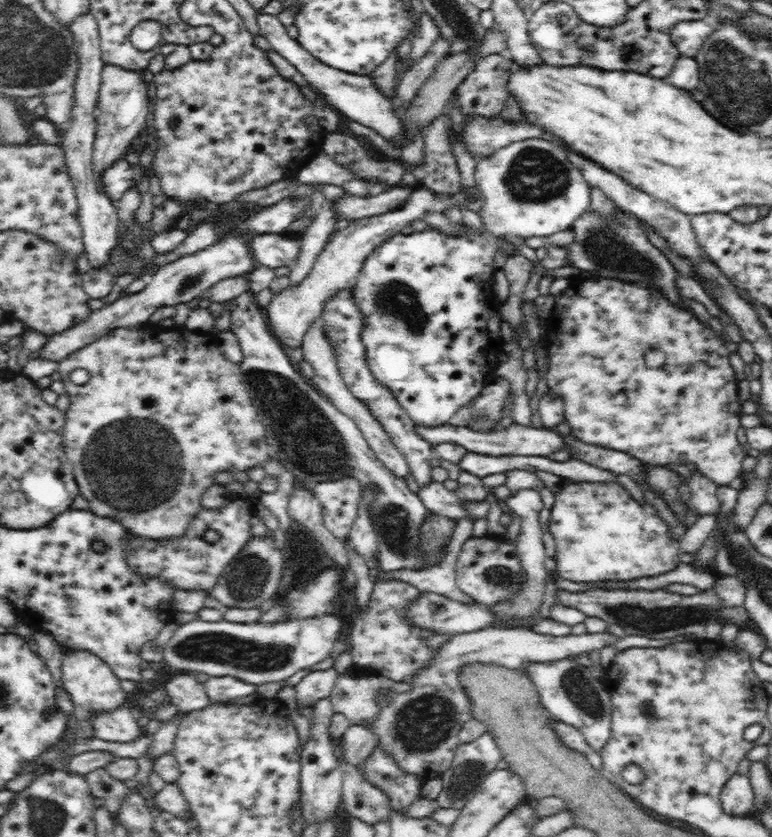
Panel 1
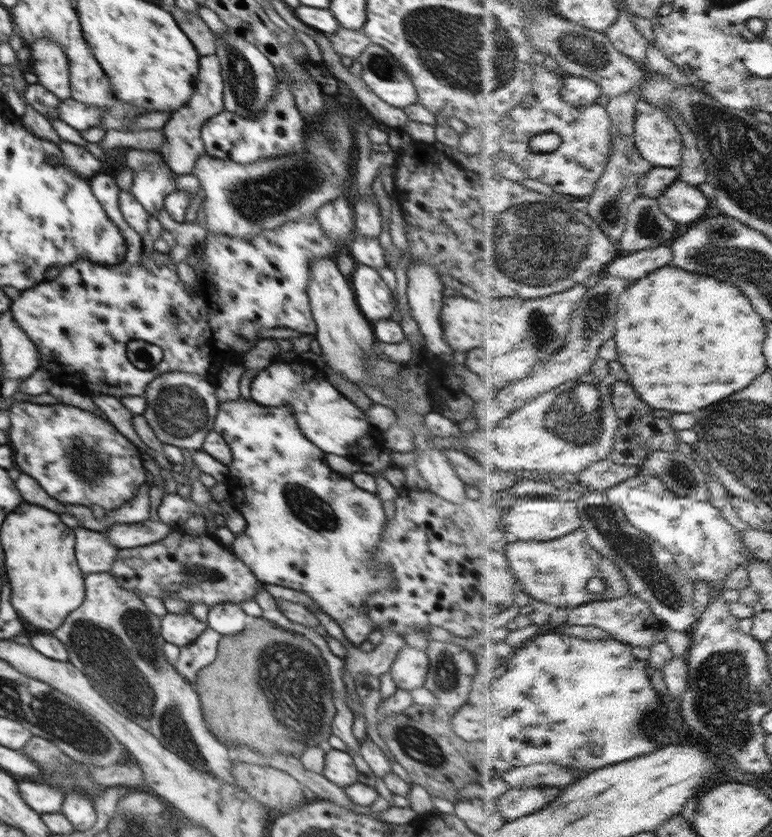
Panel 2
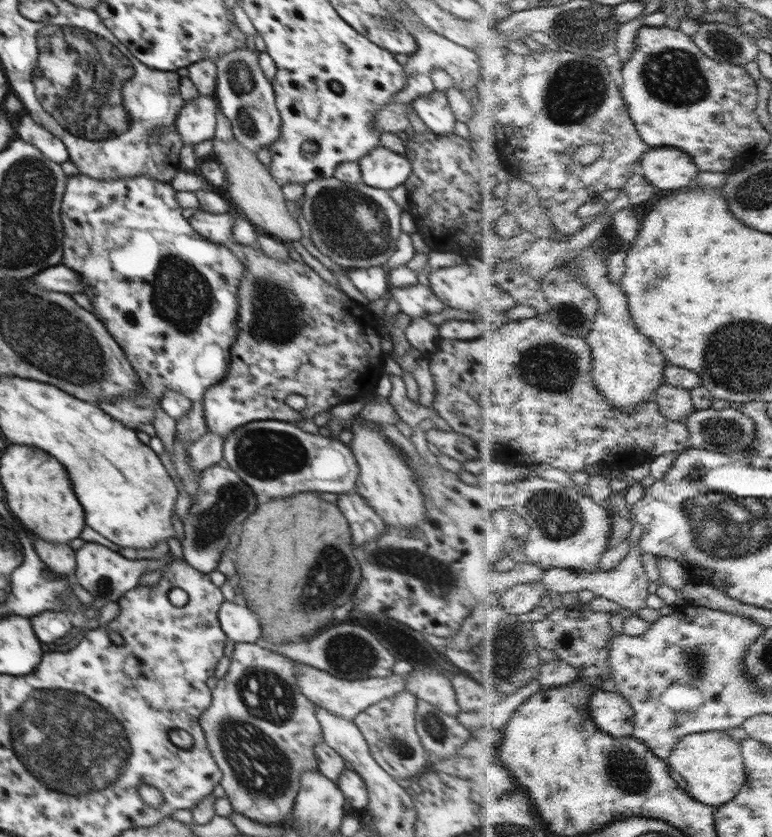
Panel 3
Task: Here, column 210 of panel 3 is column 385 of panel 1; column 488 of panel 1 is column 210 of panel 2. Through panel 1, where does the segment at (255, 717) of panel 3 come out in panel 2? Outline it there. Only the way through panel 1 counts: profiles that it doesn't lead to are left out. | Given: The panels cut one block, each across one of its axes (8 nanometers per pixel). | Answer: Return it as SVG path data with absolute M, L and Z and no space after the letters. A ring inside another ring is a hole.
M208 627L196 640L180 647L180 655L174 665L182 678L187 680L186 684L194 686L198 671L214 662L220 641L221 635Z

